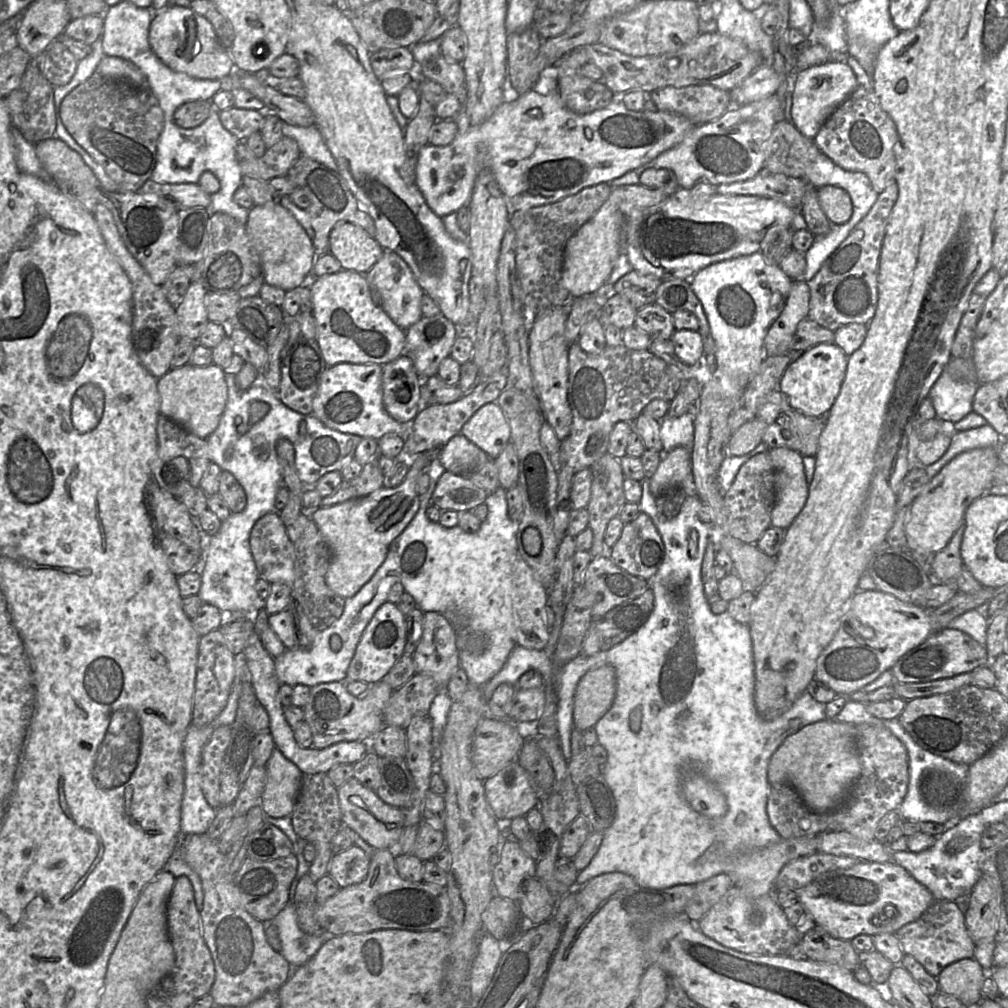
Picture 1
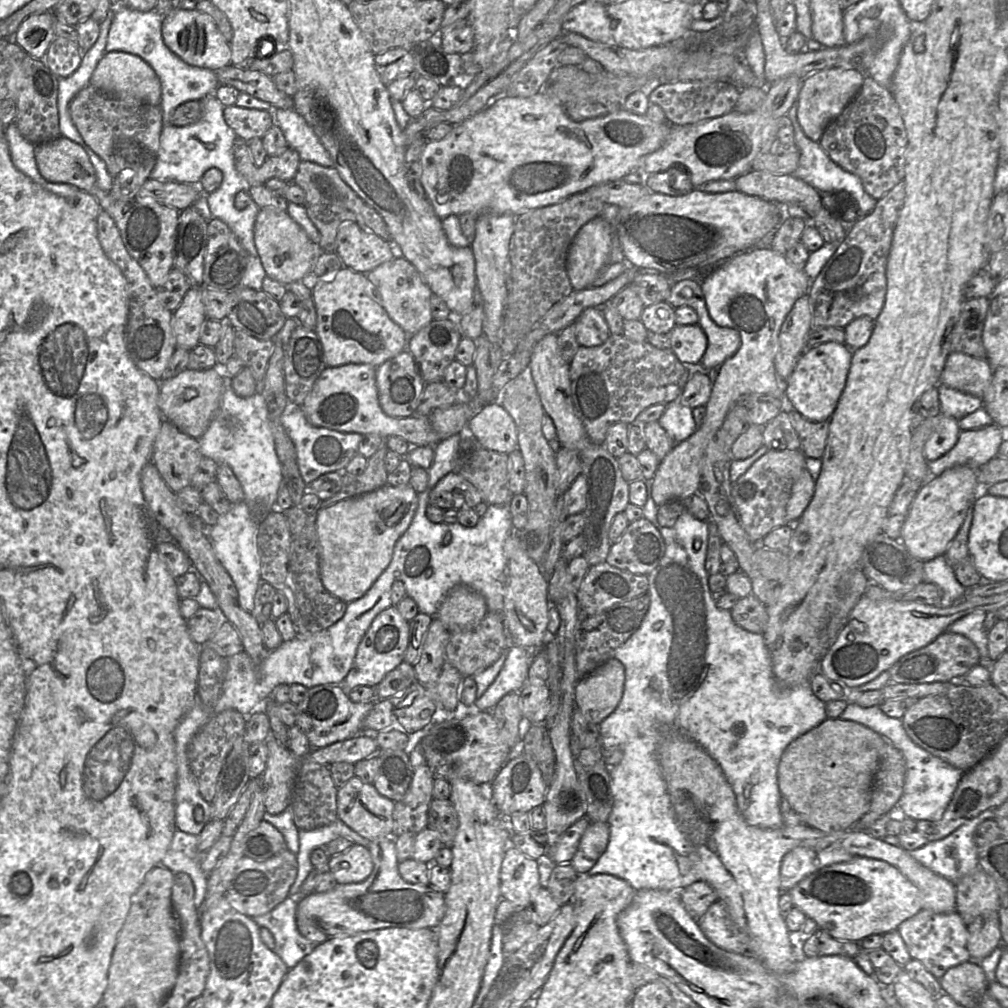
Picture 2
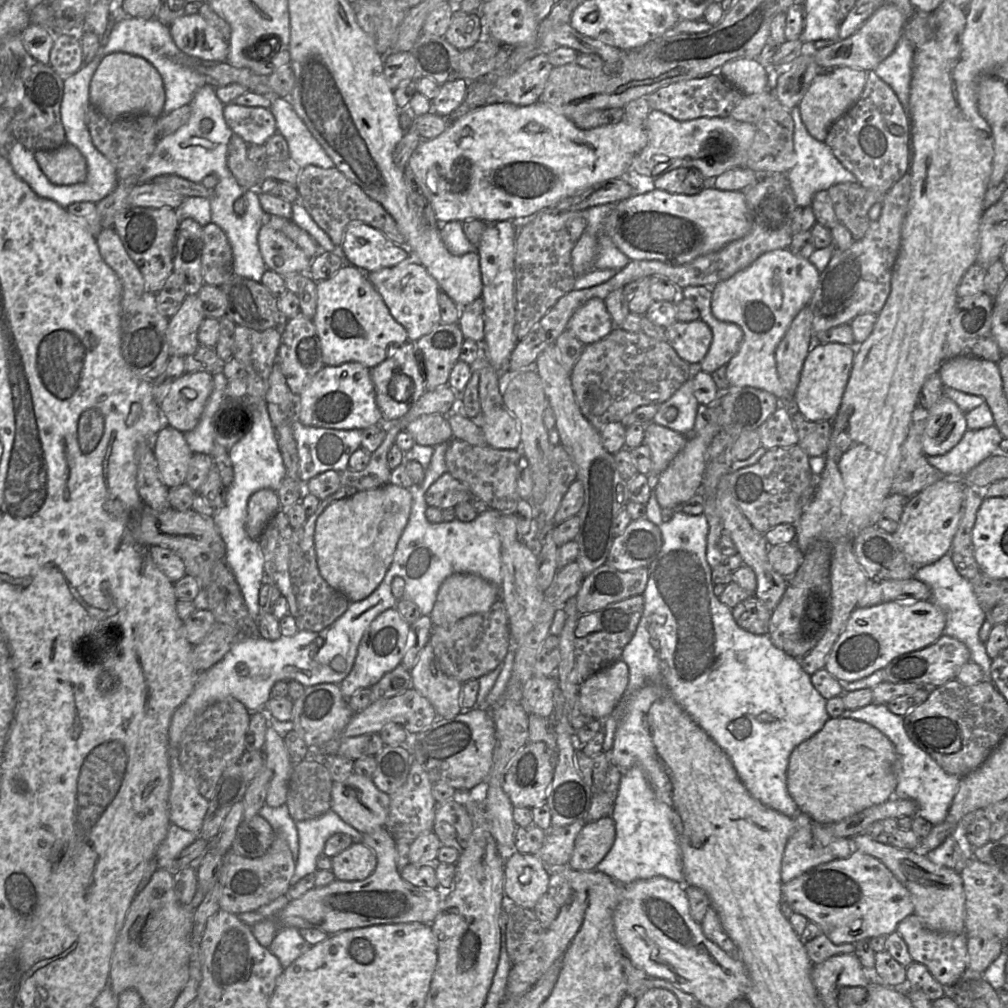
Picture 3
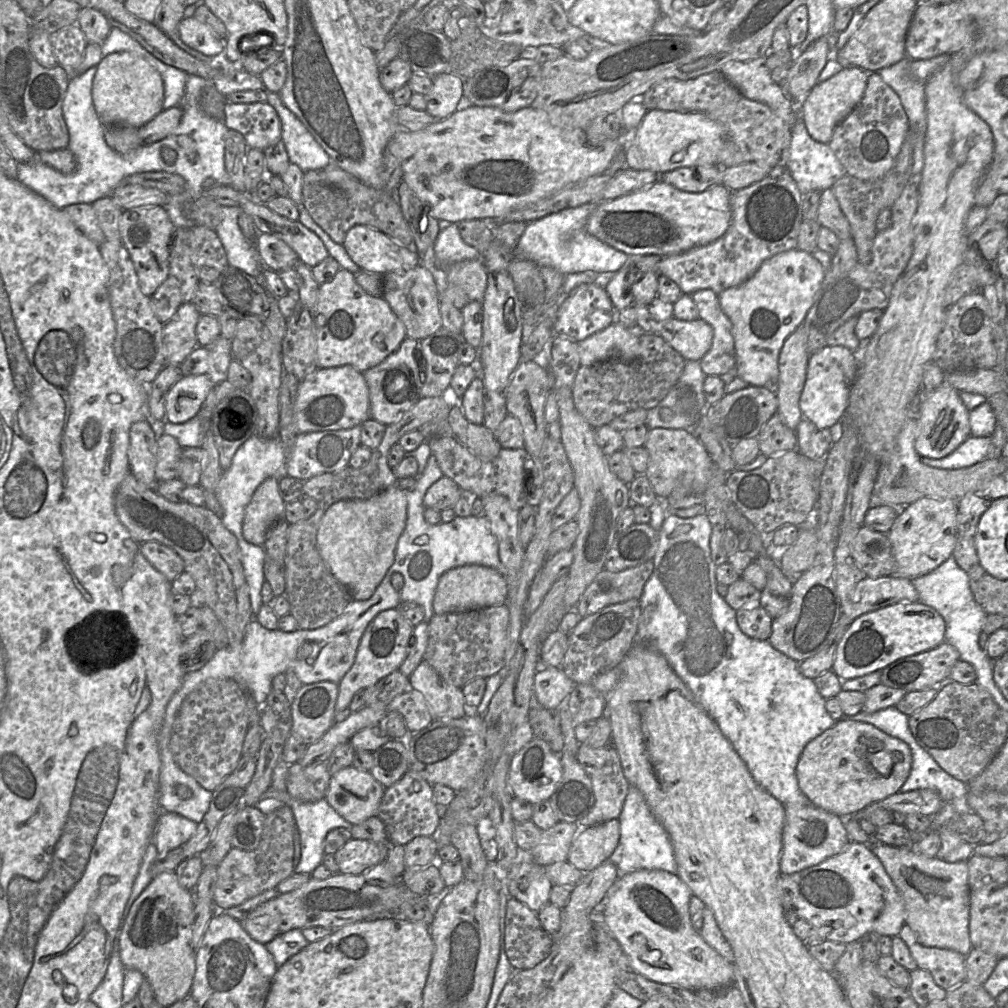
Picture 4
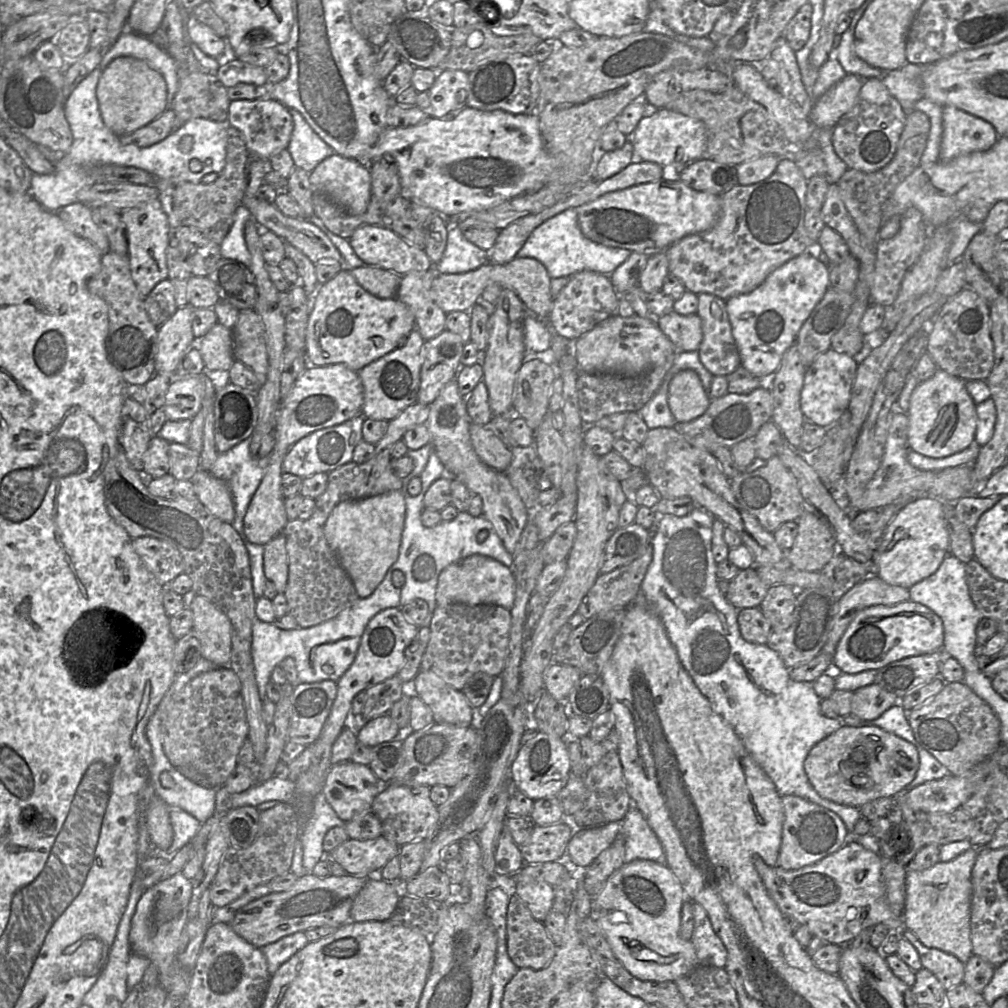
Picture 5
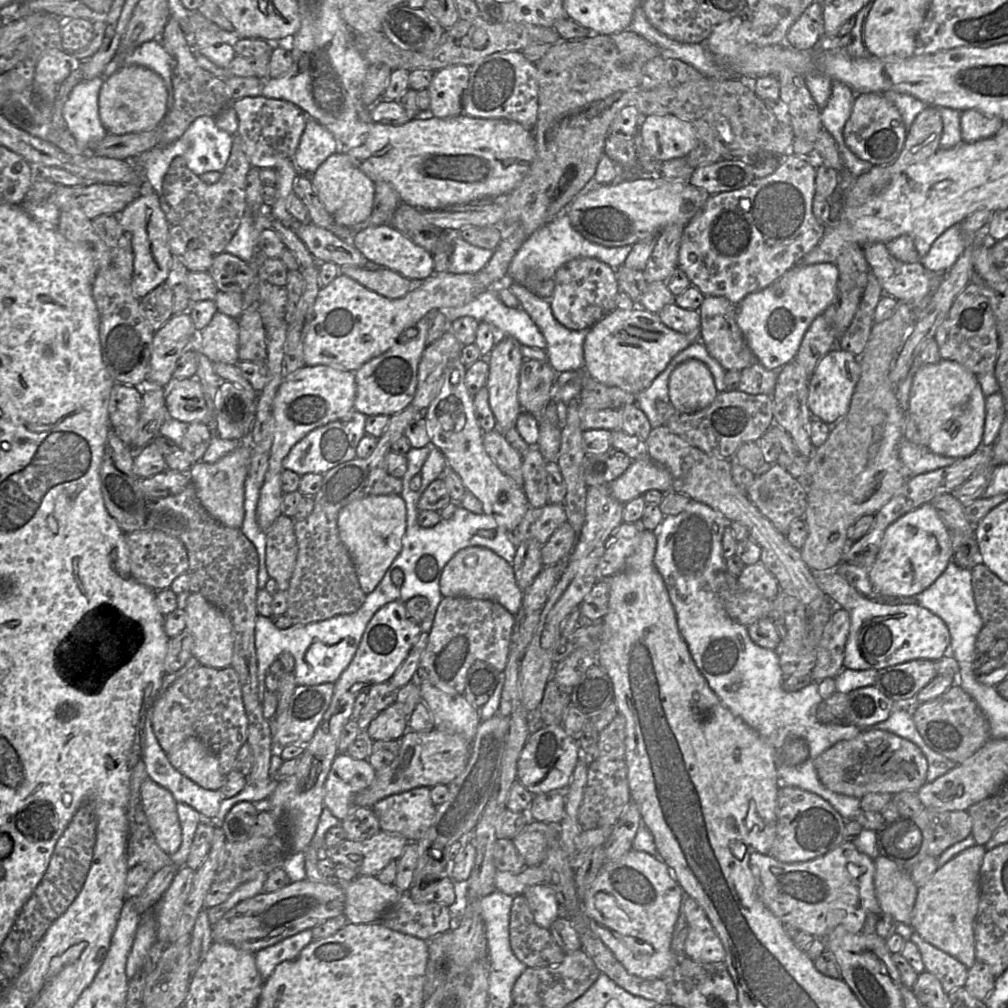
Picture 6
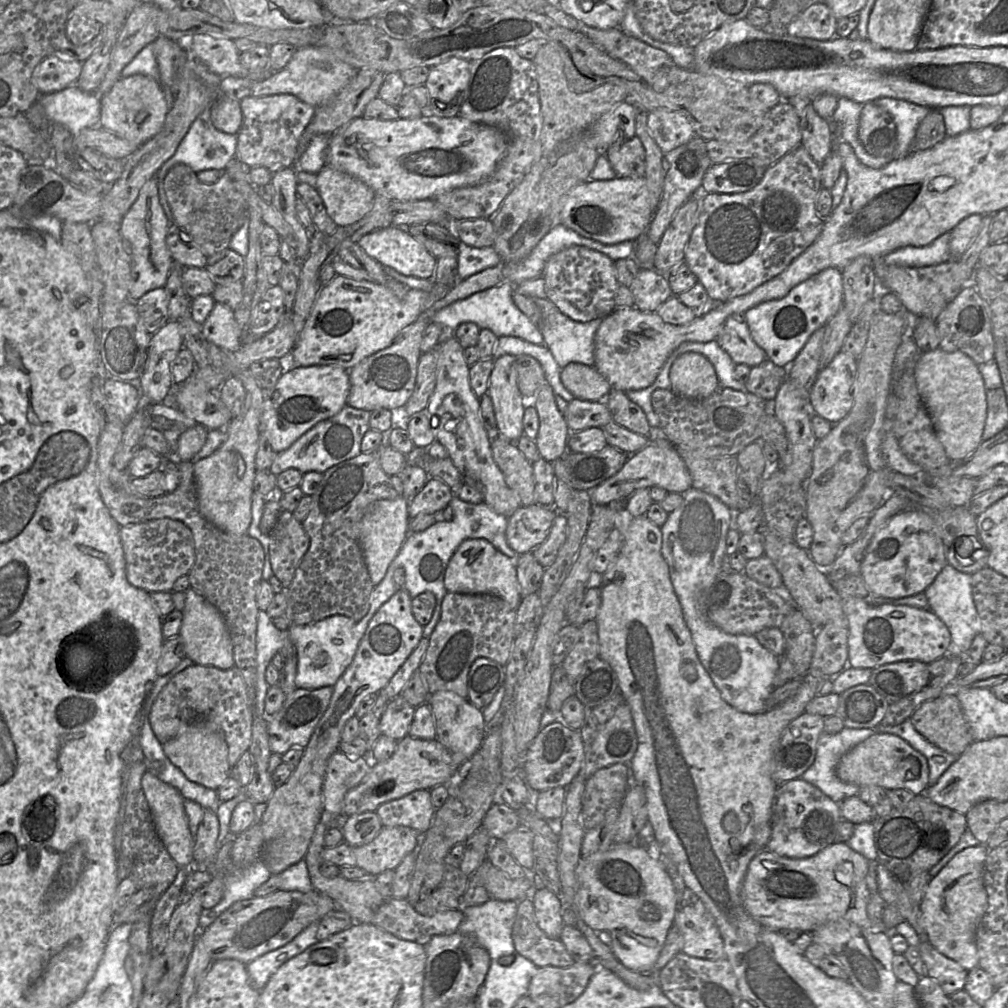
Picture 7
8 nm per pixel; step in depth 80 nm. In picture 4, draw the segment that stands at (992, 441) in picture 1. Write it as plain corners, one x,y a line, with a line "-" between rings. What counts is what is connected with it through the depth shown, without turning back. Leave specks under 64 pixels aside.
970,435
957,449
940,459
921,457
921,461
930,467
940,469
960,469
970,467
986,459
991,445
991,437

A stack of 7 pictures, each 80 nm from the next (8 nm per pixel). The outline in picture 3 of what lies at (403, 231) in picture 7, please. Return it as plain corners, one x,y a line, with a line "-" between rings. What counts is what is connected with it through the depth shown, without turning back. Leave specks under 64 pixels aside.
354,221
347,226
340,249
346,260
346,264
357,267
365,274
383,268
393,267
413,258
408,248
403,248
395,244
381,231
359,221

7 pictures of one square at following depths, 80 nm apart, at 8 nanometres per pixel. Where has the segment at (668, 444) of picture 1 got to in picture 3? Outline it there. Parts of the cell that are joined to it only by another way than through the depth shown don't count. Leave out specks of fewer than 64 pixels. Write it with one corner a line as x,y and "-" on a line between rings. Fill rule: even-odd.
691,376
667,401
658,405
658,410
664,410
659,425
687,436
693,433
700,405
693,394
693,385
-
670,407
677,409
677,417
672,422
665,419
666,410

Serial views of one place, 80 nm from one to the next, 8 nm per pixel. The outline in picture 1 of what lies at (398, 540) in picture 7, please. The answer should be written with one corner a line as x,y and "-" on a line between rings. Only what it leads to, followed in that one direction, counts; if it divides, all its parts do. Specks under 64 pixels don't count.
428,453
412,459
405,479
397,487
381,487
367,496
350,499
329,508
319,506
310,515
331,551
331,563
325,580
334,593
344,599
354,596
383,564
390,545
406,529
419,509
417,478
421,472
426,471
430,460

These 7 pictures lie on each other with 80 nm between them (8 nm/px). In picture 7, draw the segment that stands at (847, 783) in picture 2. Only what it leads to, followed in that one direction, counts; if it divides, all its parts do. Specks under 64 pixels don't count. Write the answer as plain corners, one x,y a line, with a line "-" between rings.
876,733
847,752
836,767
837,777
859,787
875,785
886,790
907,789
915,795
929,787
927,758
904,739
889,733

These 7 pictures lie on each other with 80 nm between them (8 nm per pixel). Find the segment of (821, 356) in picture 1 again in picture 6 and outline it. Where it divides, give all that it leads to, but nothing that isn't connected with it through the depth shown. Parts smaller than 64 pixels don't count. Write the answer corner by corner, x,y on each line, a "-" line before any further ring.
834,348
817,364
808,383
808,407
813,418
827,423
830,430
848,413
856,384
861,373
859,358
853,354

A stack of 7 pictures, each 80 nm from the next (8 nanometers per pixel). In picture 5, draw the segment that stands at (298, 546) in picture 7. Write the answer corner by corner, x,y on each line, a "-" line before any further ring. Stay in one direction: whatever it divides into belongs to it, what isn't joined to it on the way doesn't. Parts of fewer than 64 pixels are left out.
283,532
264,545
263,569
265,577
274,583
277,592
283,593
288,579
288,555

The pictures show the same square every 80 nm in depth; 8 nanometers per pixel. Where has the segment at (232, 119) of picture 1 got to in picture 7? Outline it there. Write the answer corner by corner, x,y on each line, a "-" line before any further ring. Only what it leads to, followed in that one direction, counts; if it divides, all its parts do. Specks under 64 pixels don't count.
275,94
262,97
247,96
240,100
242,126
237,133
238,158
248,168
264,167
273,174
293,167
302,134
316,113
309,105
292,94

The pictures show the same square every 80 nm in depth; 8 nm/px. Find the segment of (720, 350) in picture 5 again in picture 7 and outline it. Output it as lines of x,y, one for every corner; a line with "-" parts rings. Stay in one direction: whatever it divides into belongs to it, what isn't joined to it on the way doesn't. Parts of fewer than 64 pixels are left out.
743,315
728,317
715,340
736,364
753,367
768,360
766,352
751,337

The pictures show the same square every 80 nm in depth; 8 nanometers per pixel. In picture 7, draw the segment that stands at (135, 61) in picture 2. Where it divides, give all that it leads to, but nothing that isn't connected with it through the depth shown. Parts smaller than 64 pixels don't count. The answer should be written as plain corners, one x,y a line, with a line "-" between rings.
142,74
121,77
101,97
99,126
142,145
161,130
168,111
164,92
158,81

